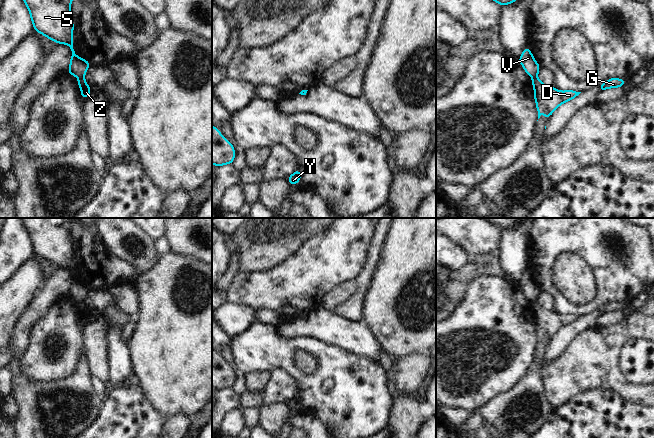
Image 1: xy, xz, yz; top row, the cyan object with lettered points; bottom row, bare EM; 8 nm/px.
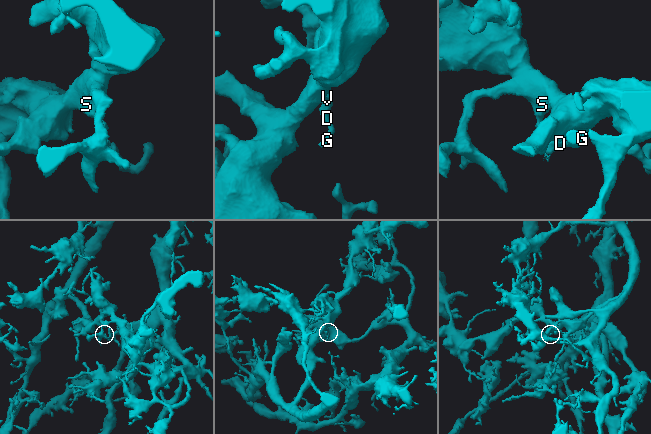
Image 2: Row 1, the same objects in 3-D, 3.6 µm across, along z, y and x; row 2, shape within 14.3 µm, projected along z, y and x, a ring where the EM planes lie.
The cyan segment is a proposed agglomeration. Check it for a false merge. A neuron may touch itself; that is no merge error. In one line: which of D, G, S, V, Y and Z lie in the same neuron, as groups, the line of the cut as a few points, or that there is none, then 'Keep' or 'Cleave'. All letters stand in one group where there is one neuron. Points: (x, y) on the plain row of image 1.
Groups: D G Y Z / S V. Split along xy (82, 299), (77, 300). Cleave

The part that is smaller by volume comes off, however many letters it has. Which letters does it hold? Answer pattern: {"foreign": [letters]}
{"foreign": ["D", "G", "Y", "Z"]}

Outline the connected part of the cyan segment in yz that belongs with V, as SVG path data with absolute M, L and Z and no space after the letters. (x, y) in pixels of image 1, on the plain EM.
M528 270L523 274L522 279L518 283L522 291L529 300L537 300L540 294L539 288L534 283Z

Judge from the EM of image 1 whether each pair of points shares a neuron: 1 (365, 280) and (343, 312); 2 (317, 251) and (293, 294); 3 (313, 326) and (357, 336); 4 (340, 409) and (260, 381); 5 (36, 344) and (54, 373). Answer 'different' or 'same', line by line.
1: same
2: same
3: same
4: different
5: same

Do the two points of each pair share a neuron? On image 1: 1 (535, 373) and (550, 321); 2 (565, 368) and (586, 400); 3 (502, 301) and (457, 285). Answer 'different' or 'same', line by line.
1: same
2: different
3: different

